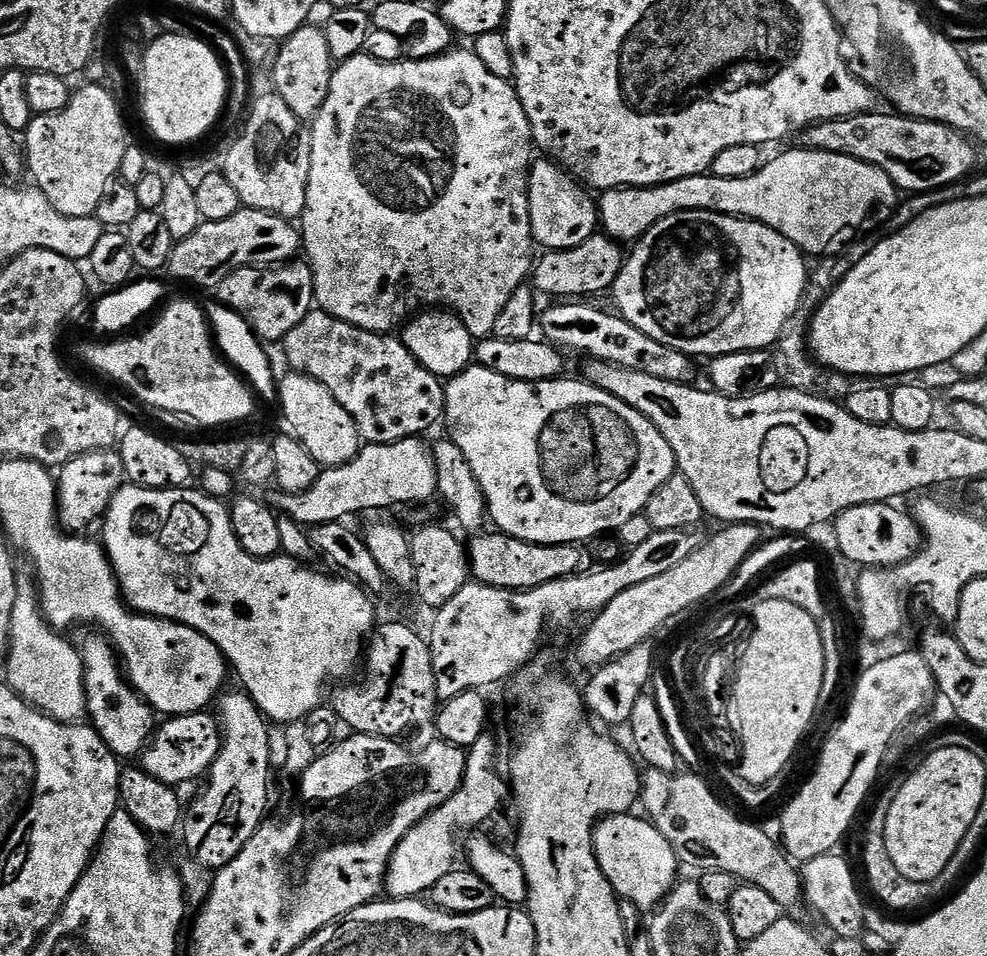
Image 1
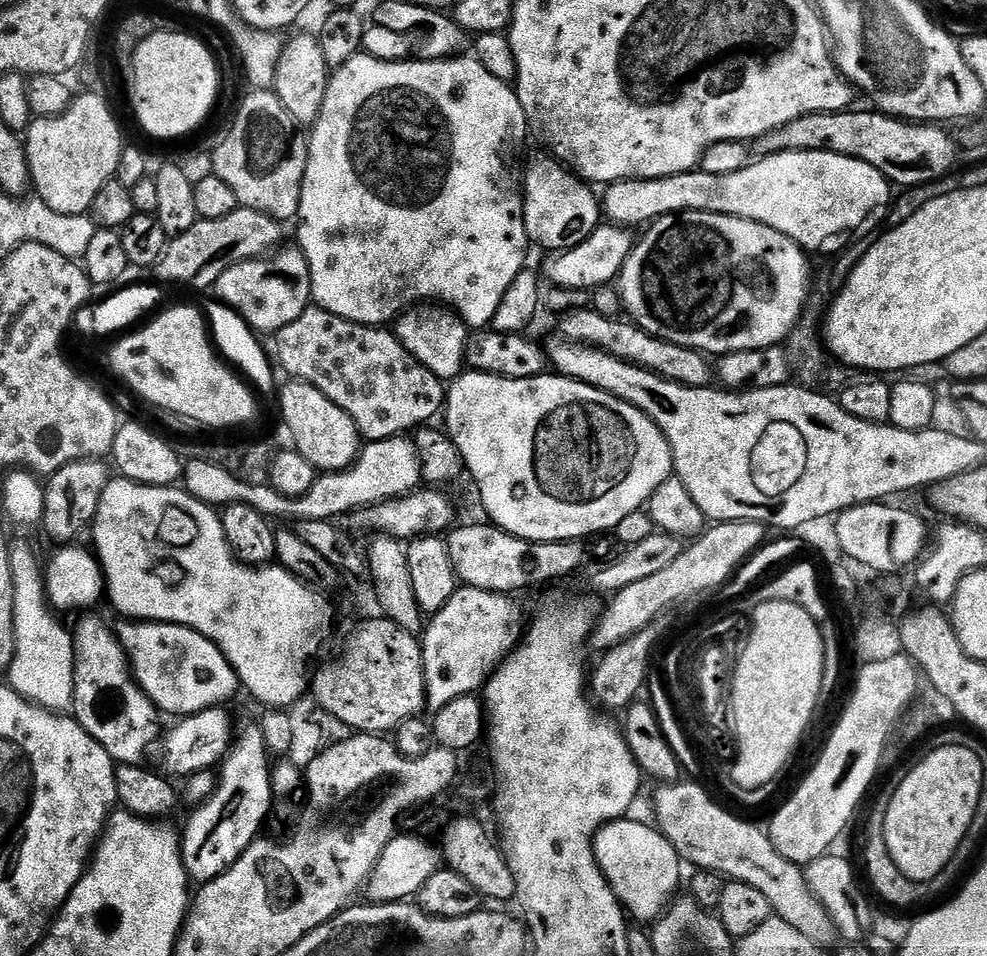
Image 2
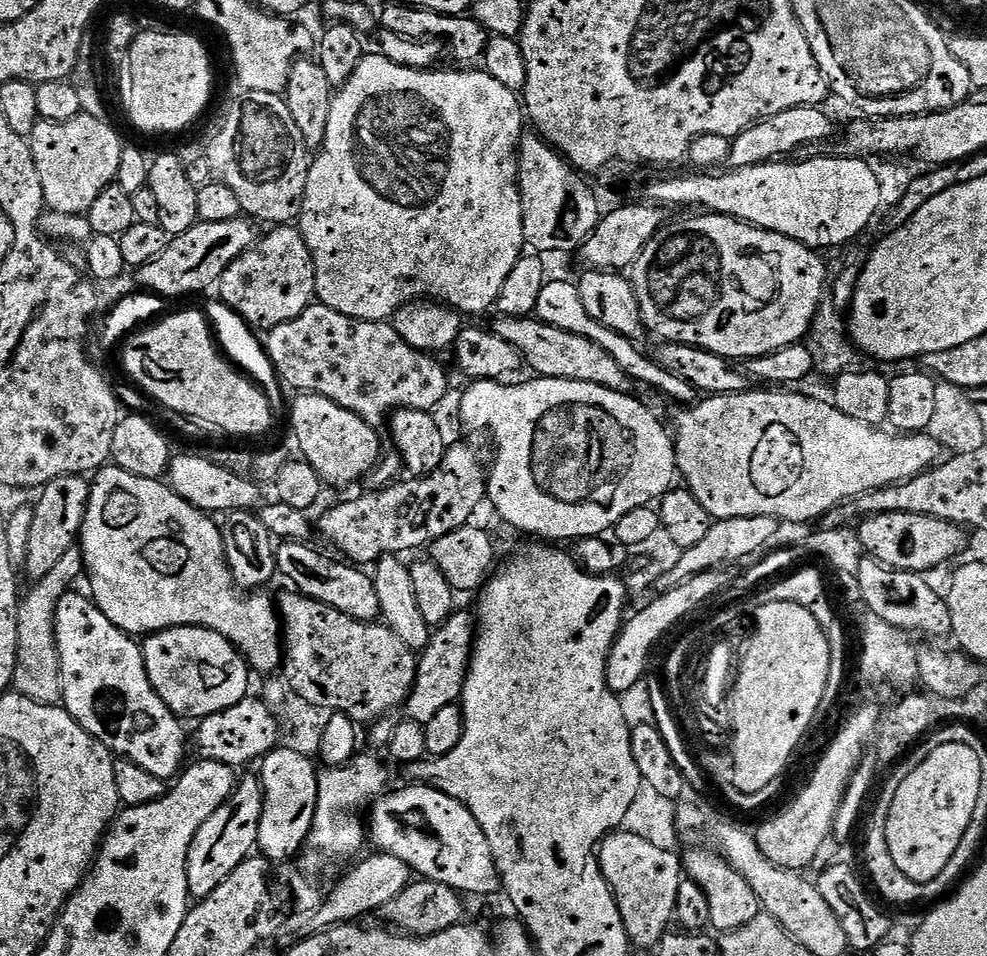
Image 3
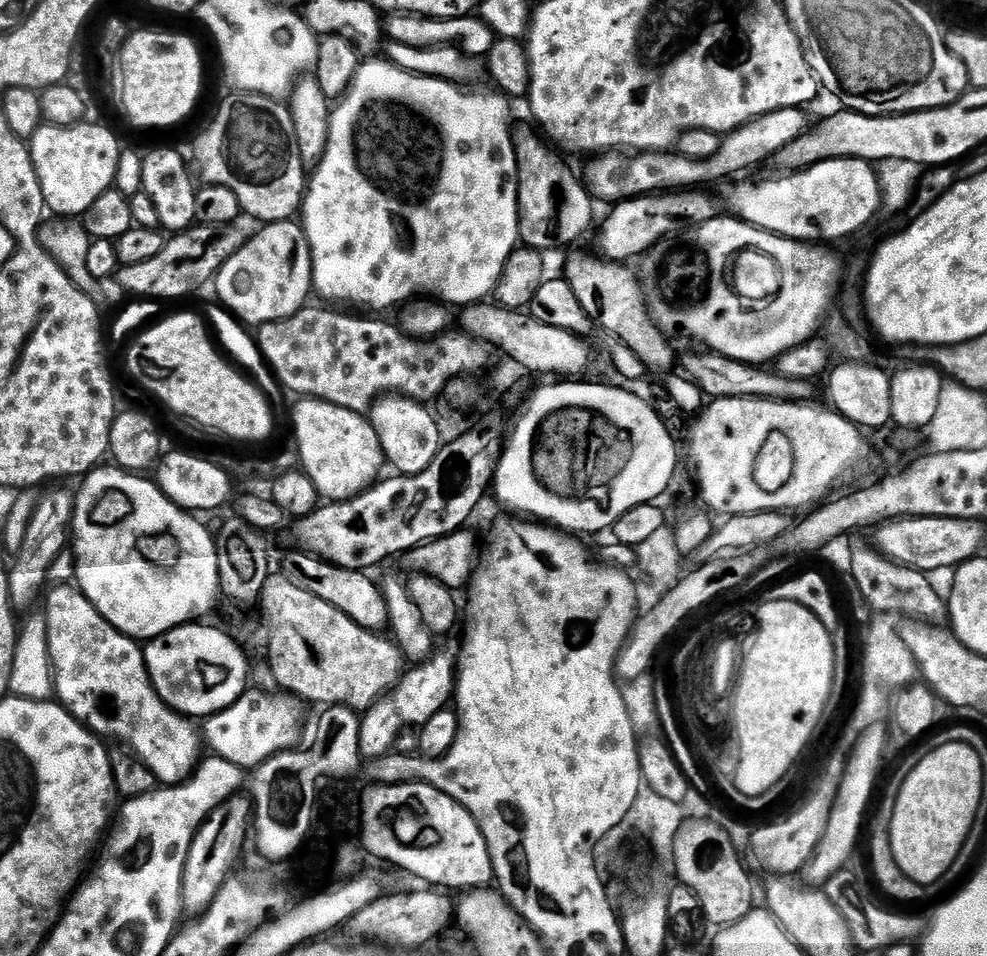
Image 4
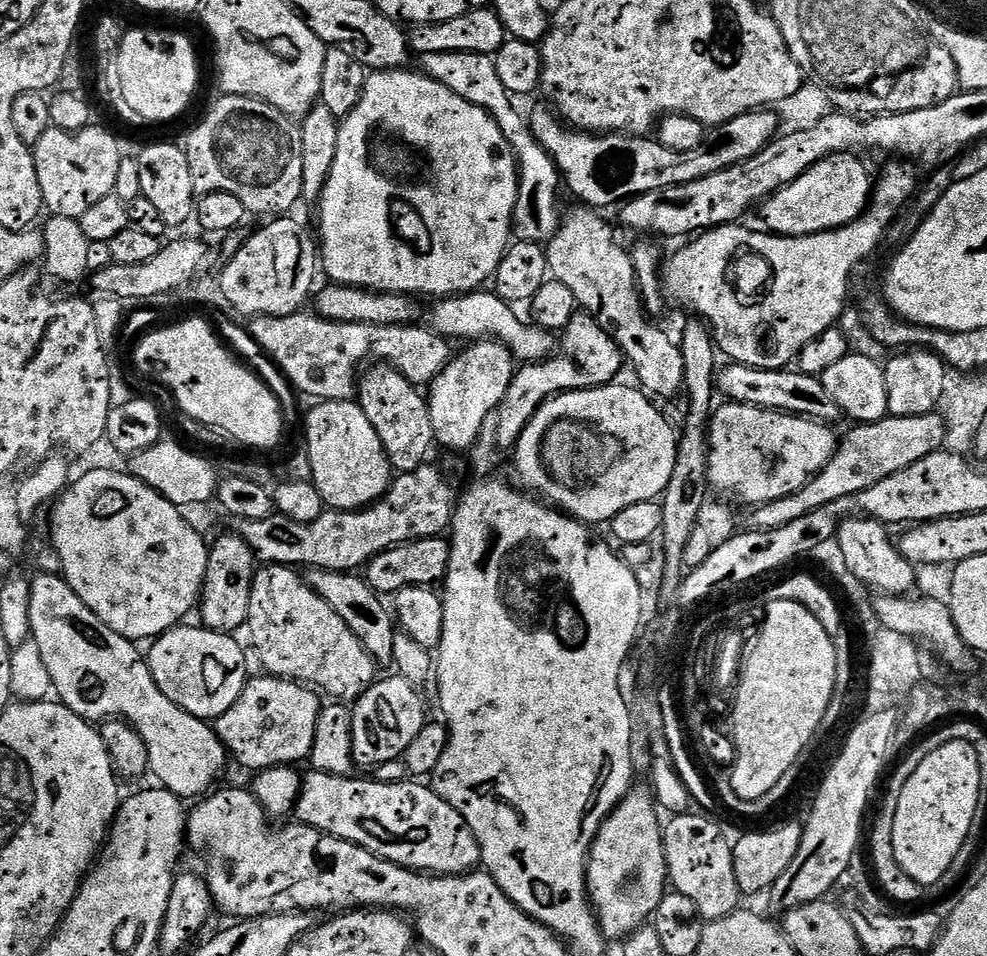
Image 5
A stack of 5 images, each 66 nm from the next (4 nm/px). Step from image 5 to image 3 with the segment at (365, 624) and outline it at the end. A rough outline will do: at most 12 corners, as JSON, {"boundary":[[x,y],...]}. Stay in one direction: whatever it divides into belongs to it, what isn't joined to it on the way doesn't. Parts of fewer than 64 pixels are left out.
{"boundary":[[299,541],[276,551],[304,596],[364,623],[380,603],[371,575]]}

